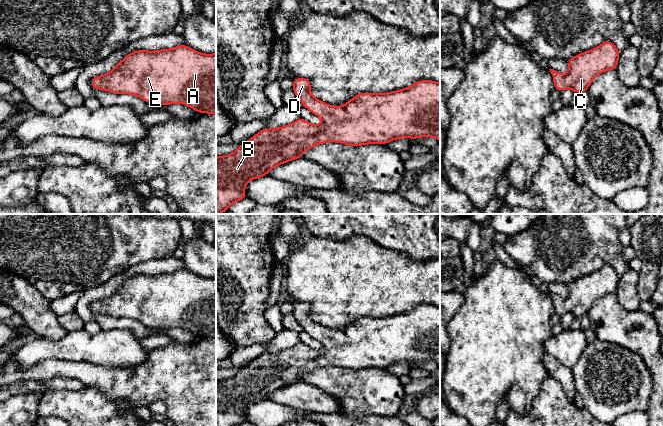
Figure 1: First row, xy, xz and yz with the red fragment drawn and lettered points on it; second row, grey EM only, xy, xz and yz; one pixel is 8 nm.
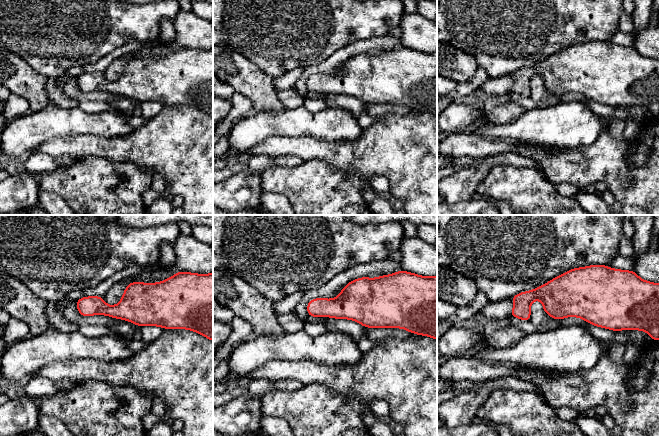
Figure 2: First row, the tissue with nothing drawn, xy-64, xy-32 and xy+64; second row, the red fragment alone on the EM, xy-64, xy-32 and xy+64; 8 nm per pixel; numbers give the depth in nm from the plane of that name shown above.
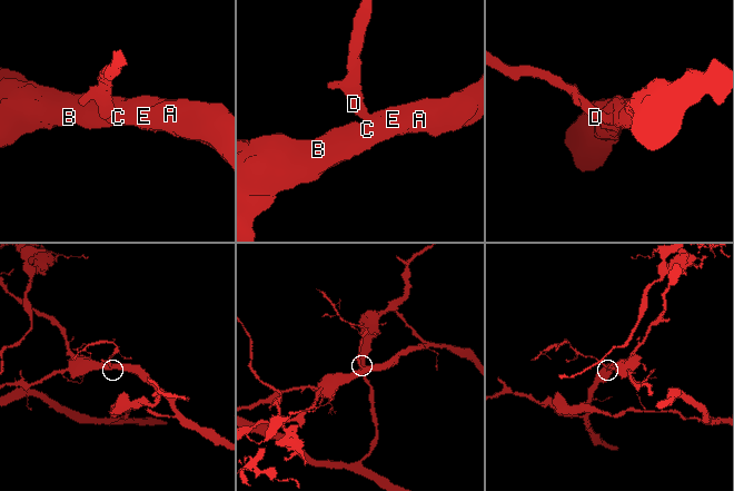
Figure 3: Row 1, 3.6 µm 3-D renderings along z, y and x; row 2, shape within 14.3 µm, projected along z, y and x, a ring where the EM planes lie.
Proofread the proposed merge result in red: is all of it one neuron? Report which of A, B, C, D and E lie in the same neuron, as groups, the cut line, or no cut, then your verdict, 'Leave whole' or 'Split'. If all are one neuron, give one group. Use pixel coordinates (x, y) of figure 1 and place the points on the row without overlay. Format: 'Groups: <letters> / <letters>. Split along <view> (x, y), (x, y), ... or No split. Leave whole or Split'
Groups: A B C D E. No split. Leave whole

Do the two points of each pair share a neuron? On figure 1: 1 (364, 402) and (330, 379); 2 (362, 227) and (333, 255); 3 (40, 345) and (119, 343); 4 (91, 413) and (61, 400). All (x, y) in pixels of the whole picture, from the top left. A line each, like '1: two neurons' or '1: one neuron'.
1: one neuron
2: two neurons
3: one neuron
4: one neuron

